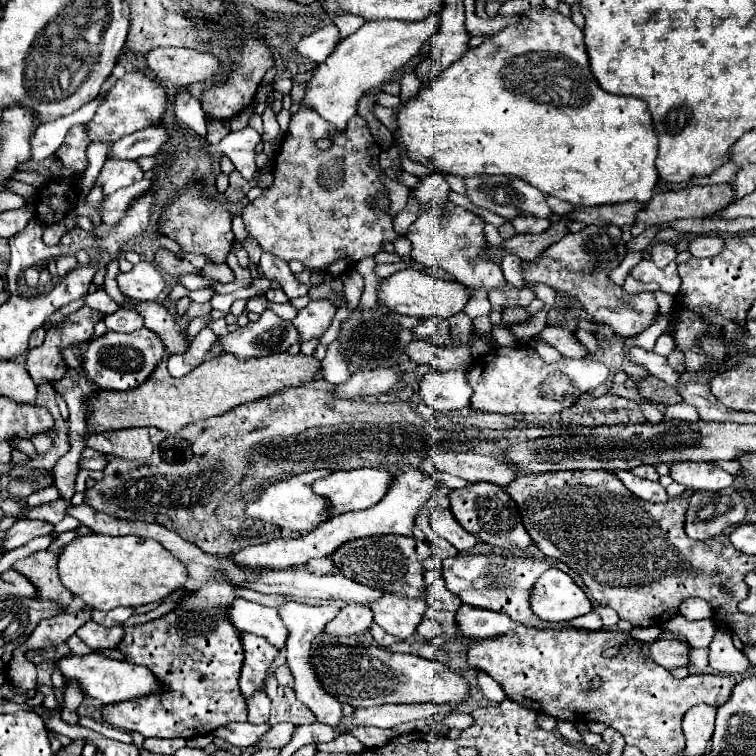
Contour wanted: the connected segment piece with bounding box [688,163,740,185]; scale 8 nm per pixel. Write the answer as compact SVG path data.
M724 163L722 167L718 167L712 175L708 177L696 177L692 181L688 181L690 185L714 185L714 183L724 183L724 181L732 181L734 175L740 171L740 167L736 167L736 163Z

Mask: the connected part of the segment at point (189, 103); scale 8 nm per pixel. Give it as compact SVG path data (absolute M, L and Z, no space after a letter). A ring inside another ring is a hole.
M180 91L178 97L176 97L176 117L188 125L190 129L194 129L198 135L206 135L206 121L204 121L204 109L202 109L202 103L186 93L186 91Z

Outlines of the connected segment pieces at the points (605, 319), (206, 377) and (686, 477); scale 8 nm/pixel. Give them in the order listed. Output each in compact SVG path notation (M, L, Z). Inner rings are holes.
M588 225L580 233L568 233L558 243L552 243L540 259L532 263L522 263L522 273L526 285L546 283L558 295L566 295L582 305L582 309L596 321L610 325L620 337L634 337L650 327L658 315L658 303L652 291L642 291L638 295L626 293L622 287L608 279L608 273L616 269L626 257L626 243L622 241L620 227L596 227Z
M165 351L162 363L140 387L132 391L98 391L96 395L92 395L90 405L94 413L88 419L88 433L124 427L156 427L166 433L176 433L188 423L224 415L238 405L252 403L278 391L300 387L304 383L310 383L312 379L322 377L320 359L316 359L314 355L308 357L304 353L290 355L284 351L278 355L266 355L246 361L236 359L236 355L224 353L216 359L206 359L182 379L170 377L166 369L168 357L168 351Z
M676 461L670 465L670 477L690 489L720 491L730 487L734 477L706 461Z

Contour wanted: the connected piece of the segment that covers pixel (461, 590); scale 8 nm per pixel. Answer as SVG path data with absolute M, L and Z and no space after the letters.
M458 553L456 557L444 559L444 581L446 587L462 599L462 603L488 611L502 611L516 623L536 629L548 629L554 627L554 623L538 619L538 615L534 615L534 611L530 609L532 587L546 569L550 569L550 563L546 559L536 559L536 557Z

